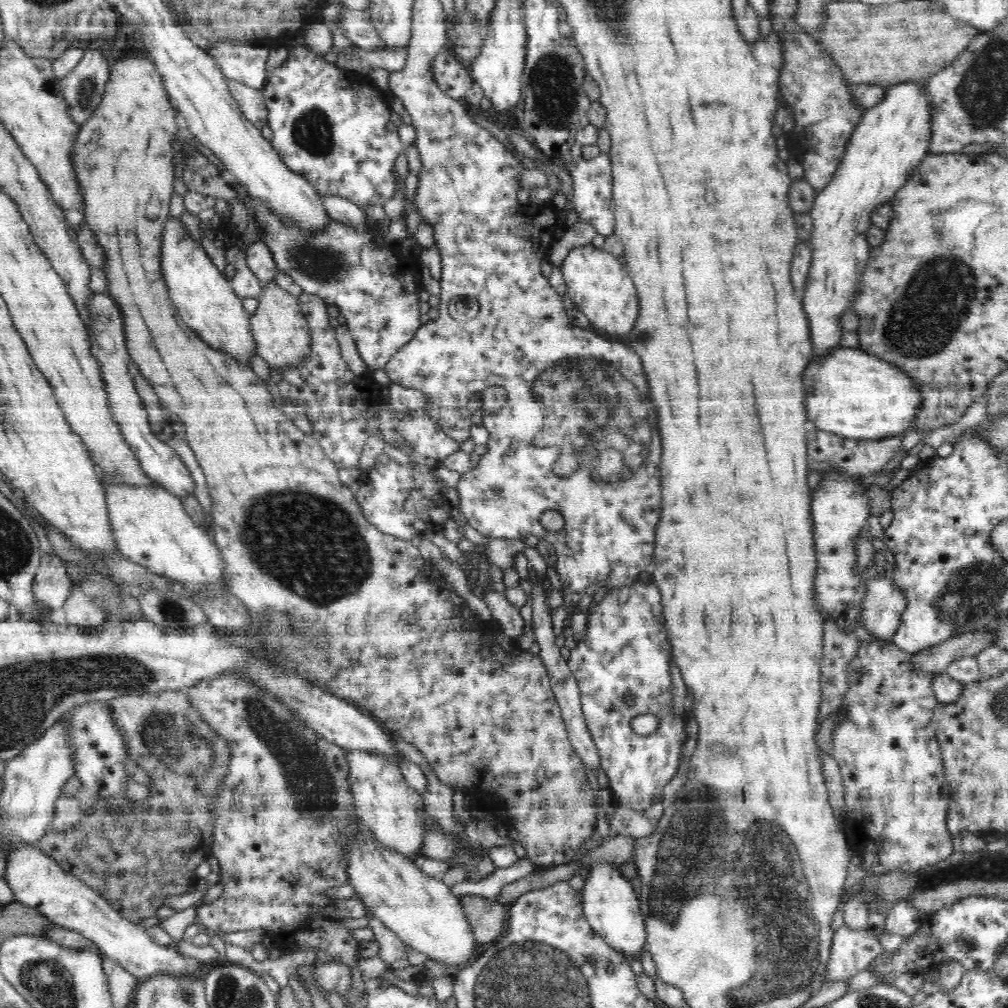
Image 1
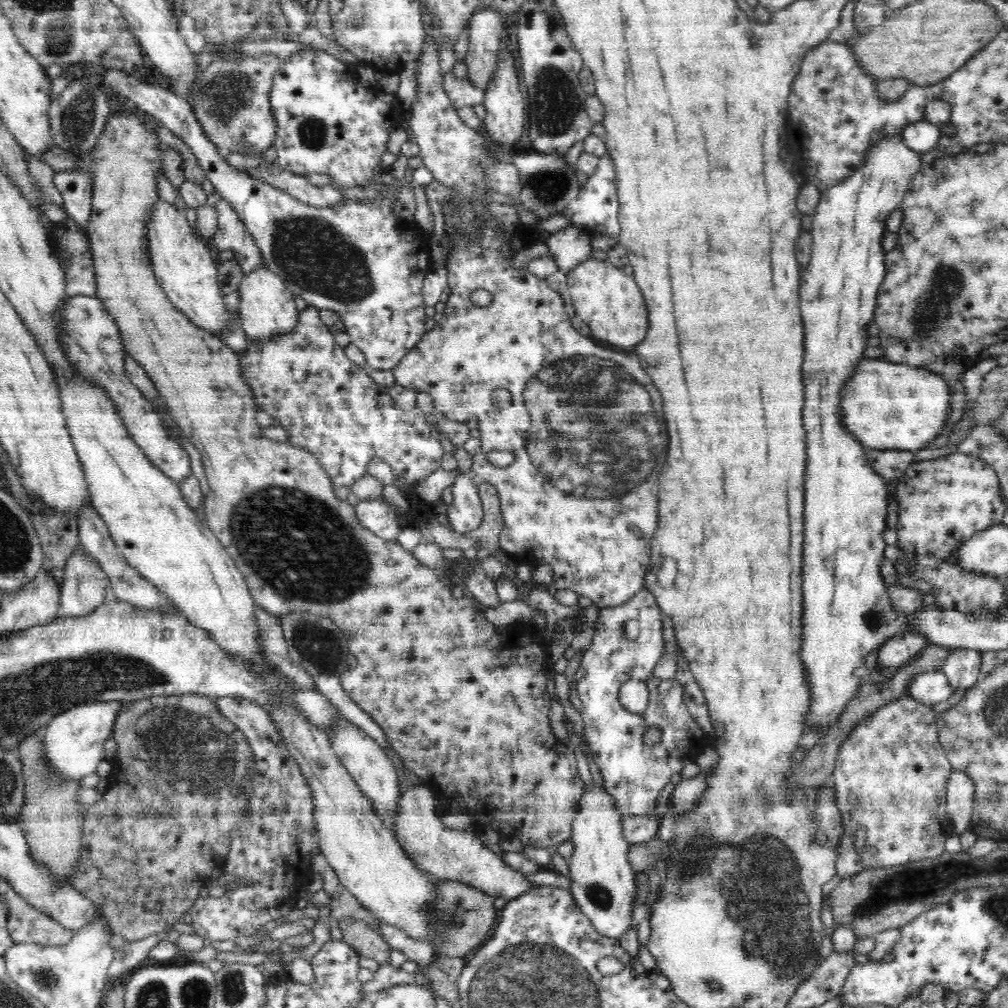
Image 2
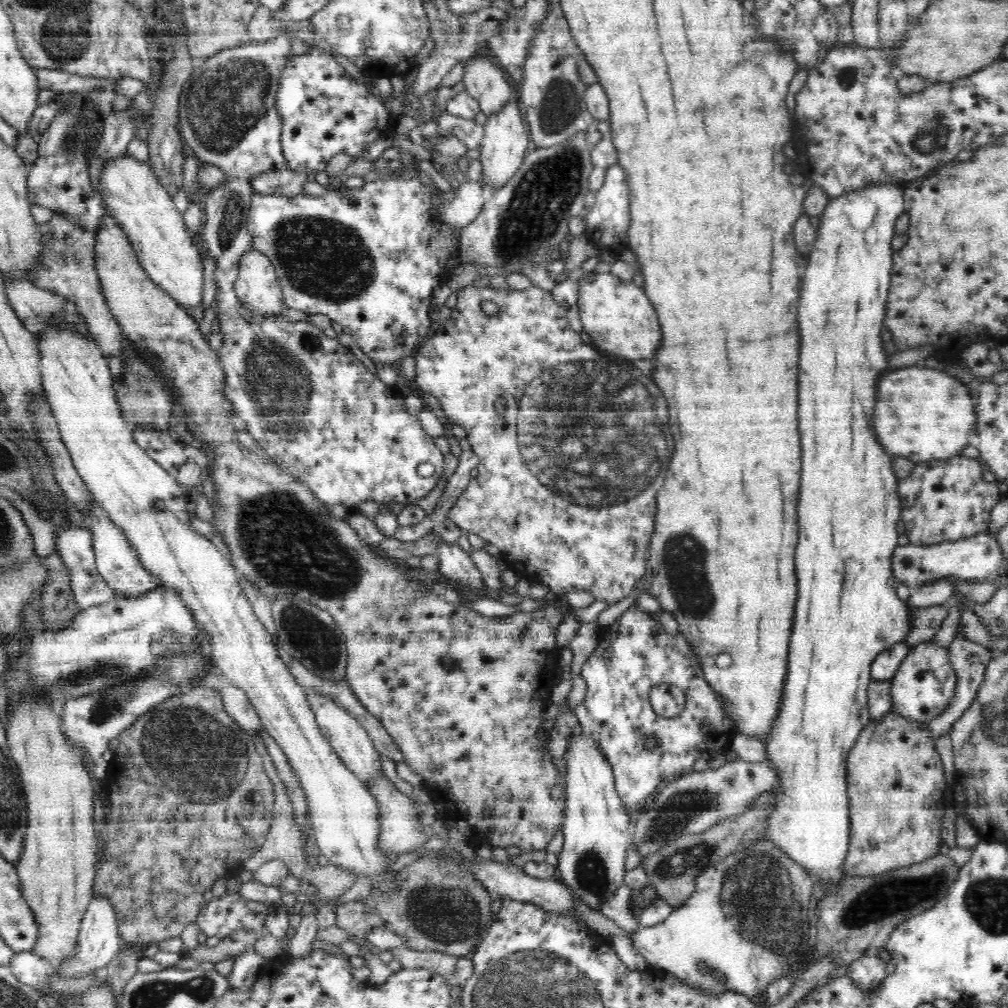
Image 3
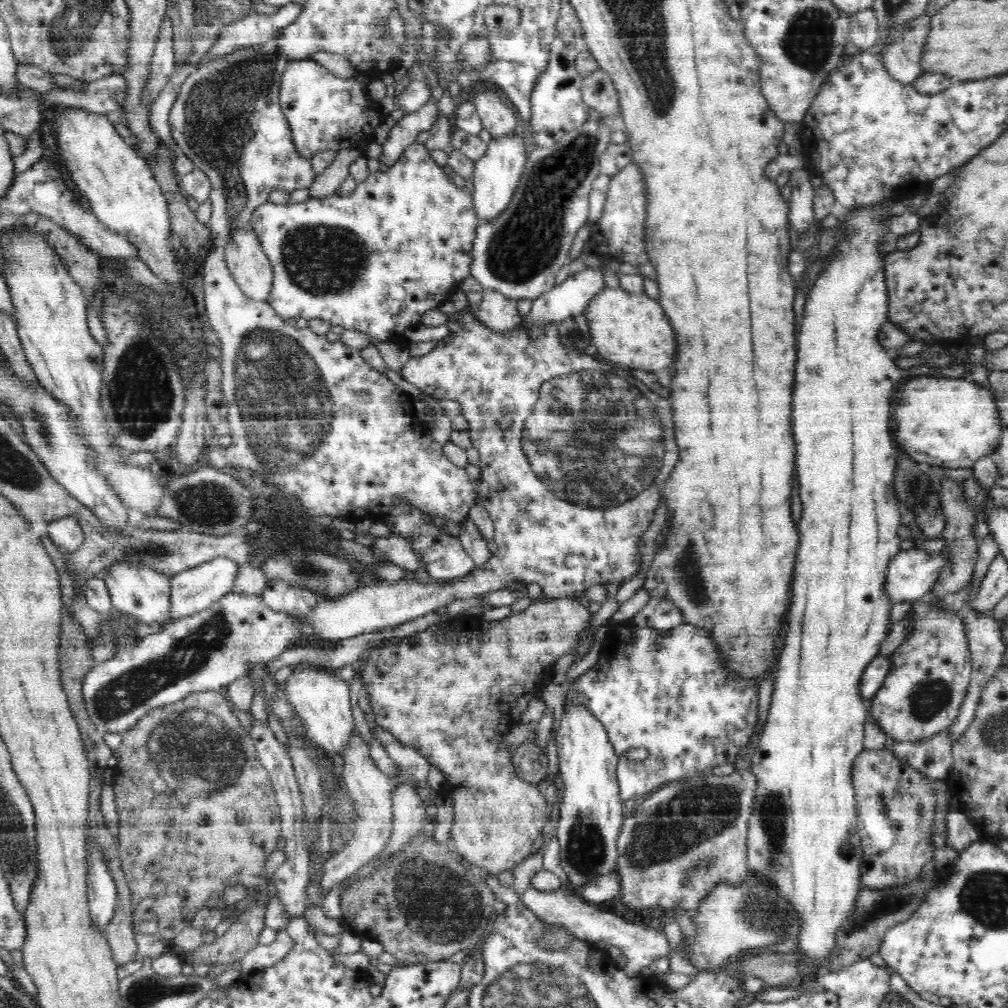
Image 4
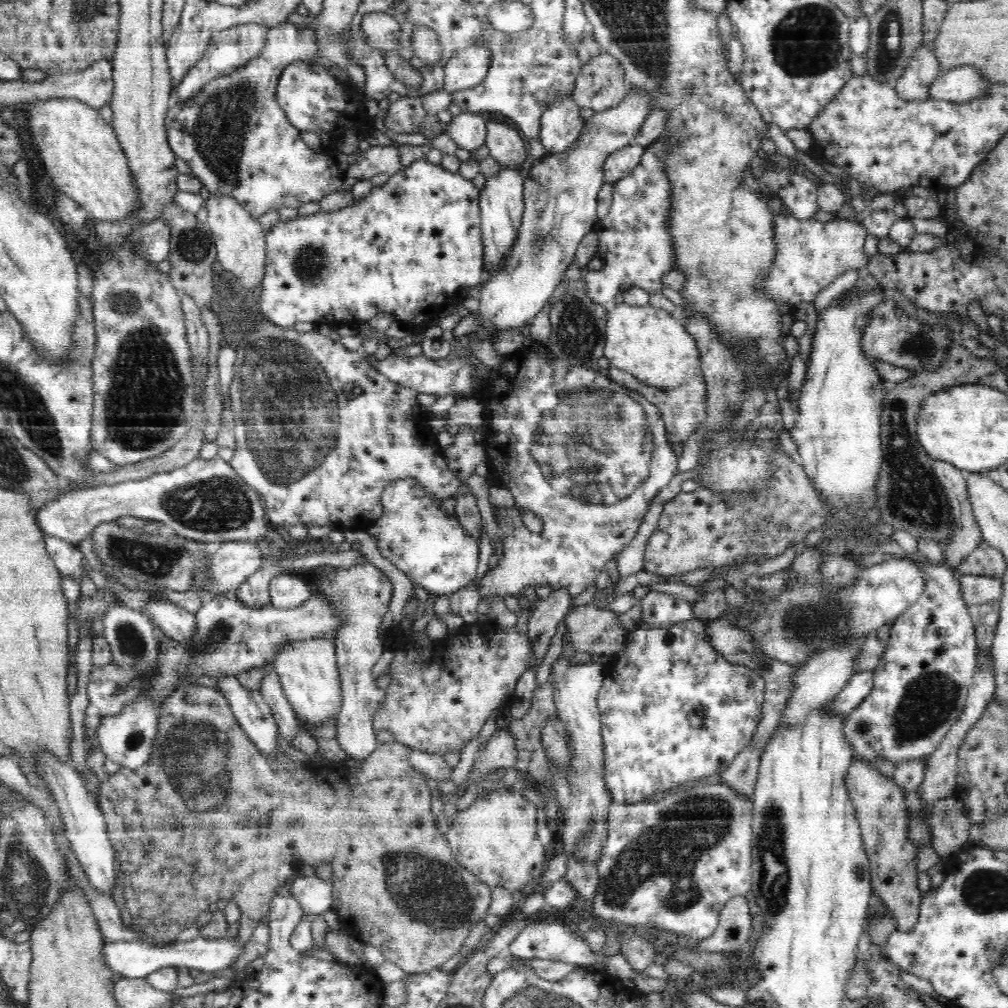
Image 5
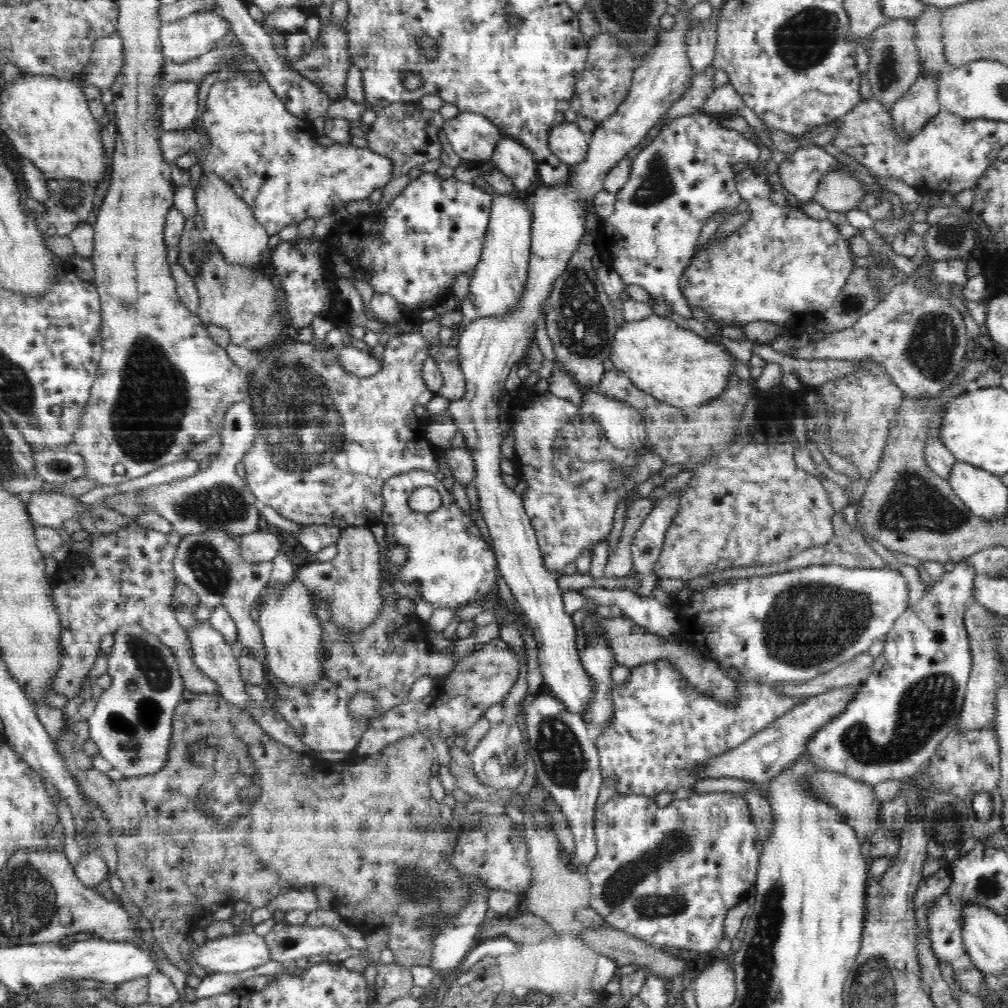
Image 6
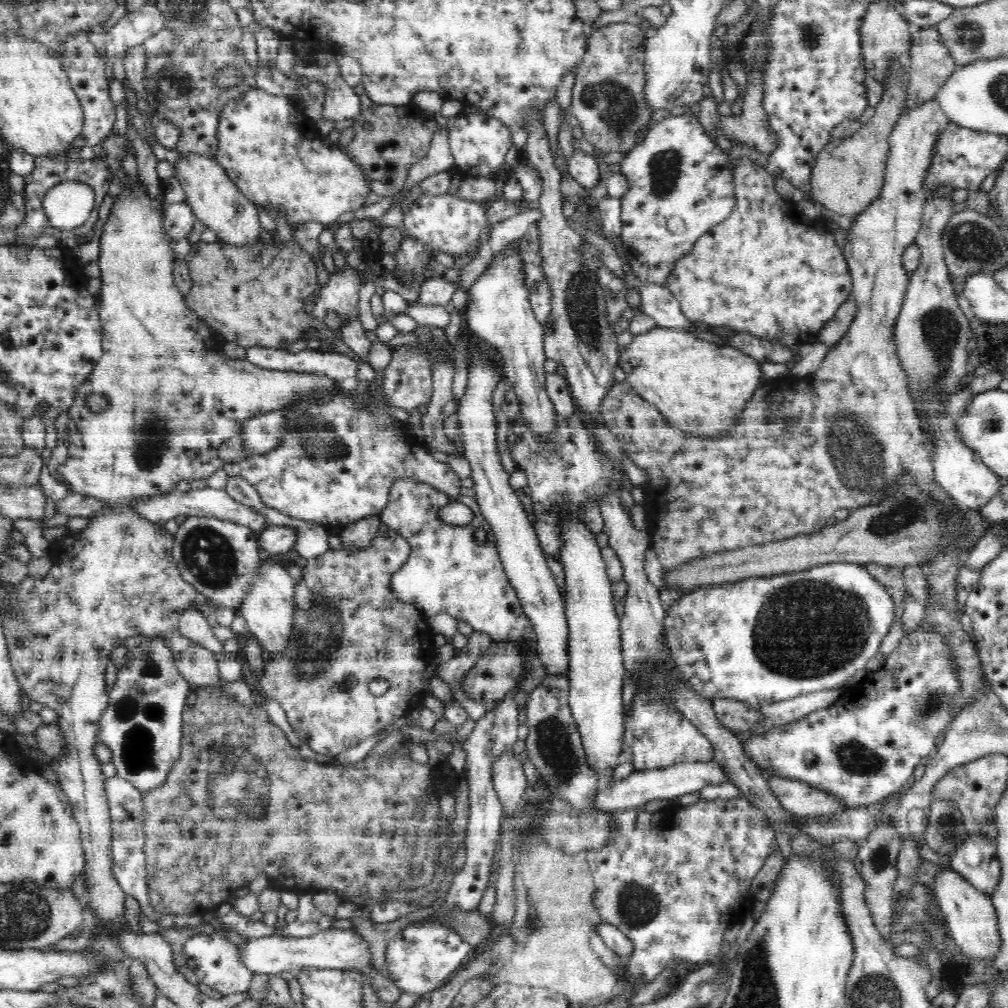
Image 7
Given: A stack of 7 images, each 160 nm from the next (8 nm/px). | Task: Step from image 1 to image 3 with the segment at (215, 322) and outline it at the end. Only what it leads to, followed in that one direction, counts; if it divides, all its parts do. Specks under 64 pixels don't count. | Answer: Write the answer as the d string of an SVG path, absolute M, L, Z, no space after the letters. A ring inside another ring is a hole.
M130 156L112 158L102 164L102 194L105 209L114 215L114 222L130 239L138 262L147 276L182 308L202 309L204 292L204 261L194 235L186 229L183 214L178 212L174 199L159 183L150 163Z

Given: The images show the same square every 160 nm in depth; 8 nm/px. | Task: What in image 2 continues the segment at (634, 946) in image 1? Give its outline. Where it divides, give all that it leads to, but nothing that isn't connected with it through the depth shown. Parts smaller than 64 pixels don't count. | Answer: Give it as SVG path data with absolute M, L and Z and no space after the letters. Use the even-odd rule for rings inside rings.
M584 788L583 796L579 800L579 812L571 825L572 842L576 844L576 852L570 860L569 873L572 874L572 897L581 911L589 918L593 927L610 938L619 939L634 926L634 902L637 898L635 890L636 878L634 869L629 863L629 843L622 838L623 827L620 824L622 814L614 808L614 798L602 788Z

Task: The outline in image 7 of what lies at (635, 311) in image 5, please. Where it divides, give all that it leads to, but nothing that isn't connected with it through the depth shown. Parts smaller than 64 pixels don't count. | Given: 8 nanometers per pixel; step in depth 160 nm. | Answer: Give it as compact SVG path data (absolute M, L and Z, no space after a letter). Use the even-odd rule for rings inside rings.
M658 327L634 336L628 348L619 355L618 366L626 373L625 381L643 400L658 408L666 417L666 422L679 431L704 439L718 439L728 435L762 384L760 362L732 346L719 346L699 340L684 329Z

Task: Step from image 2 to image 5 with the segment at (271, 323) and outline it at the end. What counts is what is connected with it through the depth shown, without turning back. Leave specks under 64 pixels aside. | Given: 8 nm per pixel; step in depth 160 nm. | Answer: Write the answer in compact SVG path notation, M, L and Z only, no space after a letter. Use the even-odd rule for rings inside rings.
M210 193L210 198L203 204L207 208L206 228L214 235L217 248L217 260L222 268L238 279L238 284L248 292L256 292L258 284L263 282L266 267L265 230L237 200L225 193Z

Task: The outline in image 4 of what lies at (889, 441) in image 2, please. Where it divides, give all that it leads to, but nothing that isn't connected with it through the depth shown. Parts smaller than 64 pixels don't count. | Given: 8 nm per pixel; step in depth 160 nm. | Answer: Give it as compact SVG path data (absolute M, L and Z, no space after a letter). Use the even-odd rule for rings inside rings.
M930 377L908 379L900 392L900 402L894 411L892 422L897 425L893 434L897 449L914 461L951 469L970 468L978 458L996 452L1001 444L1001 410L992 392L968 379Z

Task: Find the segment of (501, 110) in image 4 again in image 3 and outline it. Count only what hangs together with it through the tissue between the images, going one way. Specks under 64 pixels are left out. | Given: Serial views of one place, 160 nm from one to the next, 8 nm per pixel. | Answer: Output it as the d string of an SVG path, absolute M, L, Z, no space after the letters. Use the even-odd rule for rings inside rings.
M471 56L464 72L466 93L478 101L480 111L488 118L496 115L512 98L512 85L503 76L502 70L488 56Z

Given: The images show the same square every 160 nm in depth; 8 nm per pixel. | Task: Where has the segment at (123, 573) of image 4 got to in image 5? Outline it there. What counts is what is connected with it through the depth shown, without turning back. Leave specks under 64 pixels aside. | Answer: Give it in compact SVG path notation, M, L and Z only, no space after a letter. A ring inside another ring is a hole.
M150 595L141 613L151 622L156 622L168 638L188 643L188 649L191 647L196 628L196 619L192 612L177 606L169 599L156 599Z

